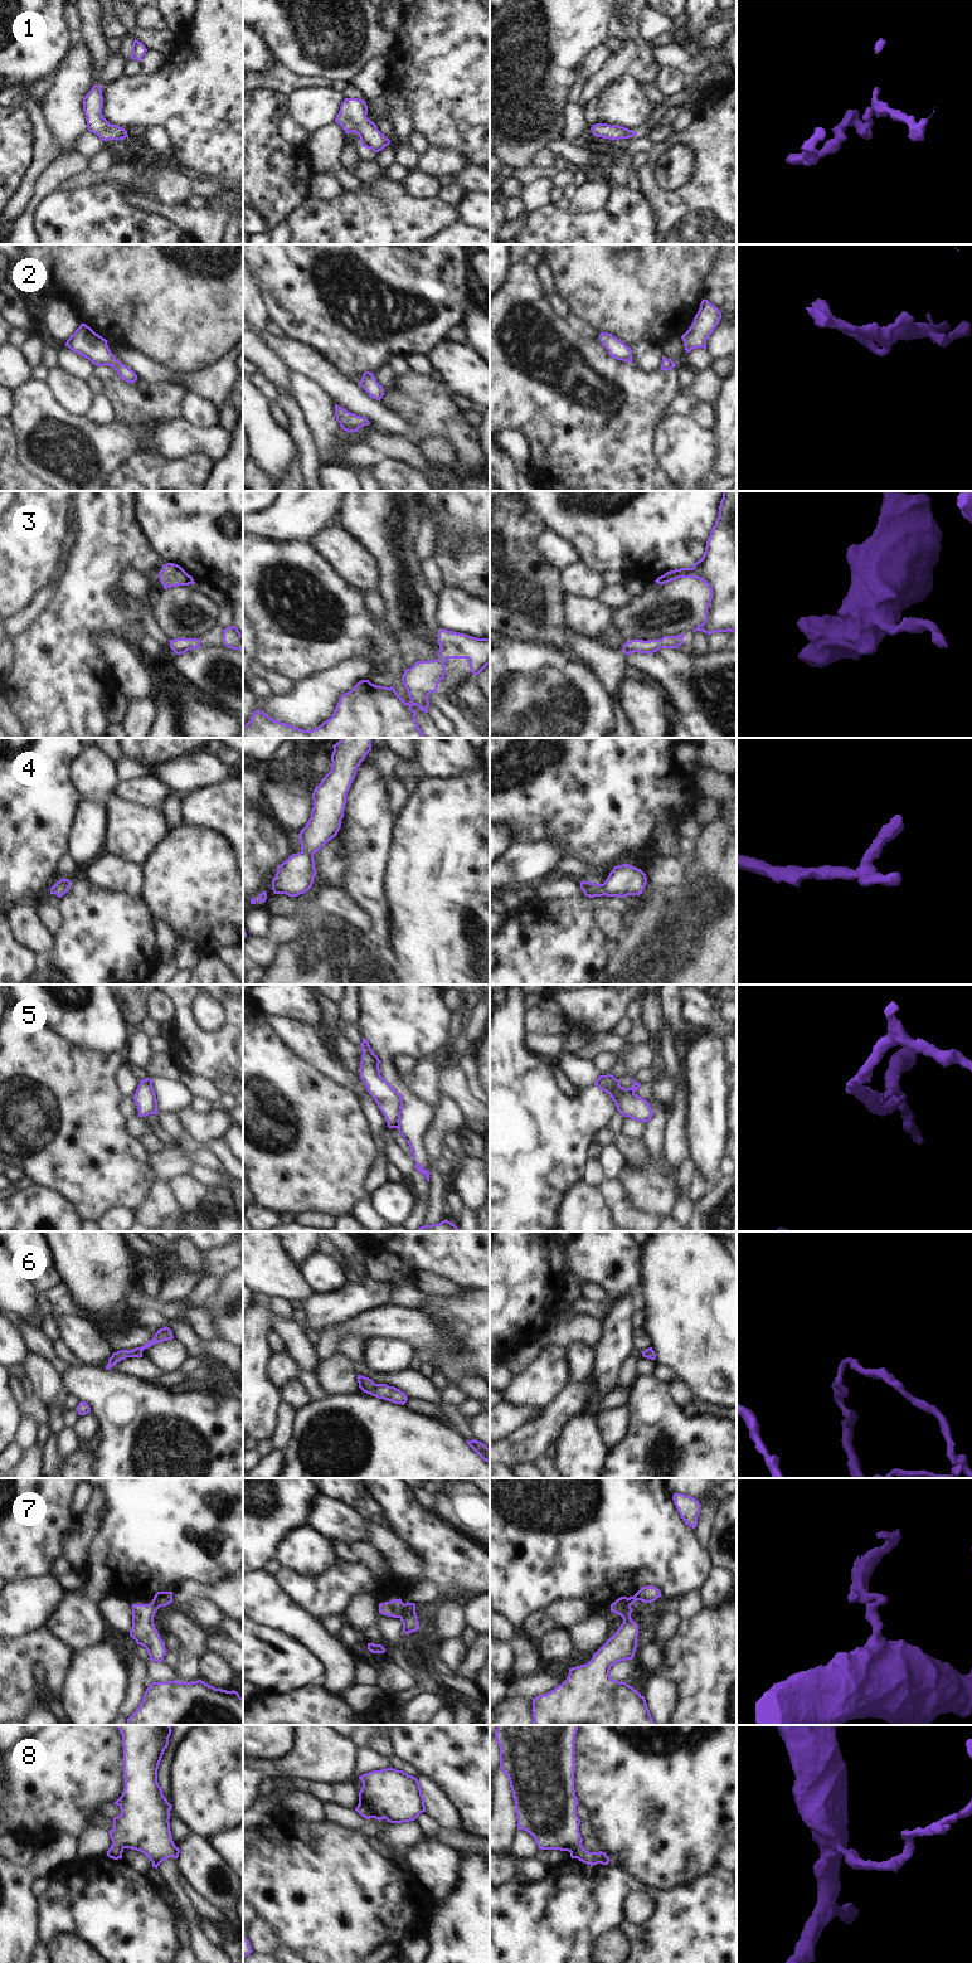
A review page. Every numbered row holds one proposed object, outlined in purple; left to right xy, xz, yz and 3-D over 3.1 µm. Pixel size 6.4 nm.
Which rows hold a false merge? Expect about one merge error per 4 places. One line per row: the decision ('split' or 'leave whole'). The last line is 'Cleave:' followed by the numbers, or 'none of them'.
1: leave whole
2: leave whole
3: leave whole
4: leave whole
5: split
6: leave whole
7: split
8: leave whole
Cleave: 5, 7

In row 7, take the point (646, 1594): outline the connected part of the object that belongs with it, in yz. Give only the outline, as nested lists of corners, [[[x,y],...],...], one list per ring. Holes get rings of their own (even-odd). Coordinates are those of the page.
[[[653,1585],[642,1587],[633,1597],[621,1597],[616,1600],[617,1604],[622,1605],[632,1605],[636,1600],[641,1600],[643,1603],[655,1602],[657,1598],[662,1597],[660,1589]]]

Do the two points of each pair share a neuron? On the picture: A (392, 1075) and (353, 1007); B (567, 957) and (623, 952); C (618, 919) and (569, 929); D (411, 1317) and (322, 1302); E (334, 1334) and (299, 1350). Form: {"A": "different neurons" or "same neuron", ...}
{"A": "different neurons", "B": "different neurons", "C": "different neurons", "D": "different neurons", "E": "different neurons"}

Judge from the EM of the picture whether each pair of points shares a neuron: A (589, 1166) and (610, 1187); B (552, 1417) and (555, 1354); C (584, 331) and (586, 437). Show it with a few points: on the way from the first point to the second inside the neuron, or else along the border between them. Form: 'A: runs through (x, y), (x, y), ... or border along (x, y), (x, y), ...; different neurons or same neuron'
A: border along (604, 1179), (597, 1186); different neurons
B: border along (568, 1381), (564, 1389), (543, 1410); different neurons
C: border along (564, 319), (577, 333), (598, 341); different neurons

